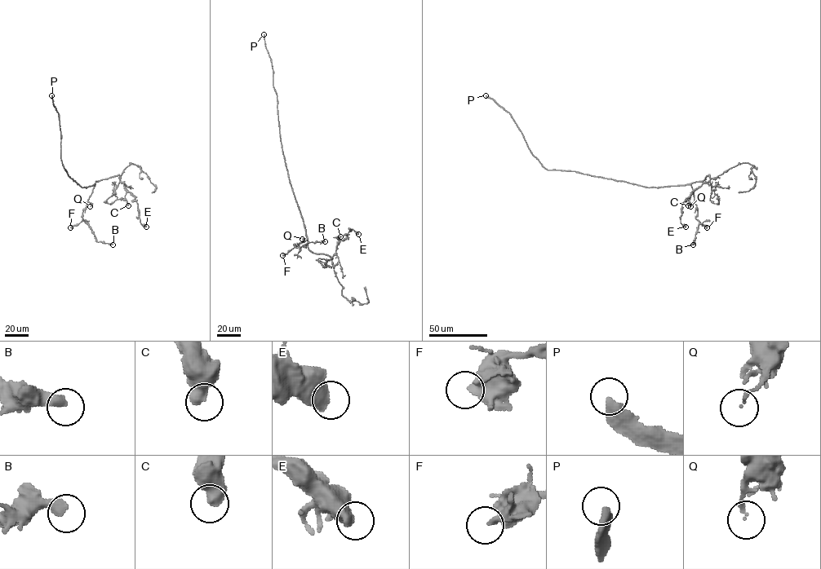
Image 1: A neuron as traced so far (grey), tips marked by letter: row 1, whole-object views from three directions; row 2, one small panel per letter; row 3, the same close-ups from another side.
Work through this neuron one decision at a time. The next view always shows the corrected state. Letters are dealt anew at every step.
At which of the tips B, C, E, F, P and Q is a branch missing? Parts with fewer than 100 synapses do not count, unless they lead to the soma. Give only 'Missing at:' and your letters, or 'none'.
Missing at: P

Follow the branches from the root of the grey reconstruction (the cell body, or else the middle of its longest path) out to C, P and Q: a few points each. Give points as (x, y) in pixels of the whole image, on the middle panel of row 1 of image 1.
C: (292, 187), (308, 249), (332, 258), (339, 240), (337, 238), (340, 236)
P: (292, 187), (282, 149), (272, 64), (264, 34)
Q: (292, 187), (307, 240), (299, 242), (302, 239)

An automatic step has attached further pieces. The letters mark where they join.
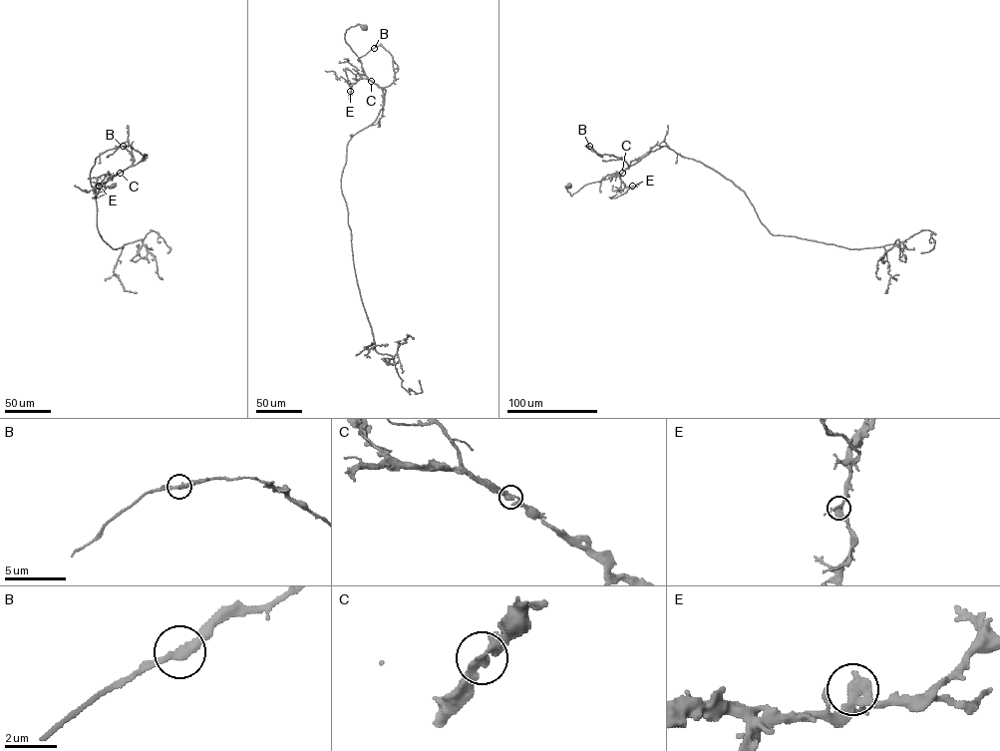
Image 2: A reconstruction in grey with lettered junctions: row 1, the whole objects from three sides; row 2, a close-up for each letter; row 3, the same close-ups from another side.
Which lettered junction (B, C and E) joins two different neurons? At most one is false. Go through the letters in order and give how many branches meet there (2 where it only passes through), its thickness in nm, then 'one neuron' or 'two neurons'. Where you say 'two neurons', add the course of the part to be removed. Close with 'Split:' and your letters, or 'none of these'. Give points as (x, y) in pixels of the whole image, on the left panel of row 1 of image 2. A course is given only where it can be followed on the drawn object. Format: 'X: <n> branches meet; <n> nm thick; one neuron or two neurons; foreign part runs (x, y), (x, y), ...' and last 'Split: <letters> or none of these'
B: 2 branches meet; 280 nm thick; one neuron
C: 2 branches meet; 300 nm thick; one neuron
E: 2 branches meet; 300 nm thick; one neuron
Split: none of these

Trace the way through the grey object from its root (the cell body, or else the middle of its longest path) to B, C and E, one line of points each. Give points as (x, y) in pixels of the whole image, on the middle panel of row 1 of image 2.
B: (363, 27), (347, 29), (345, 41), (367, 78), (389, 86), (398, 67), (380, 45), (374, 48)
C: (363, 27), (359, 24), (350, 27), (344, 39), (371, 81)
E: (363, 27), (359, 24), (350, 27), (345, 34), (345, 41), (358, 57), (367, 78), (354, 83), (350, 91)

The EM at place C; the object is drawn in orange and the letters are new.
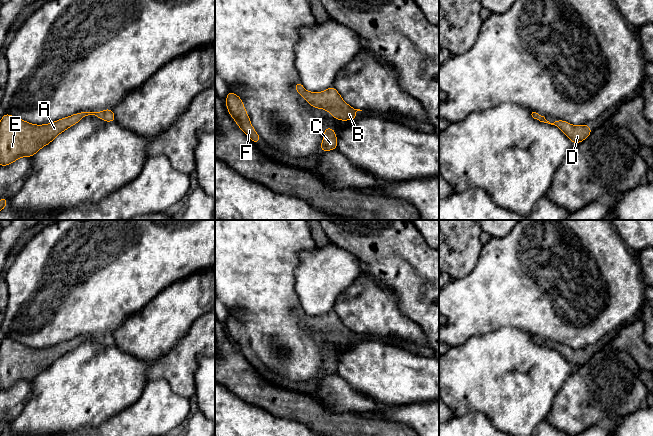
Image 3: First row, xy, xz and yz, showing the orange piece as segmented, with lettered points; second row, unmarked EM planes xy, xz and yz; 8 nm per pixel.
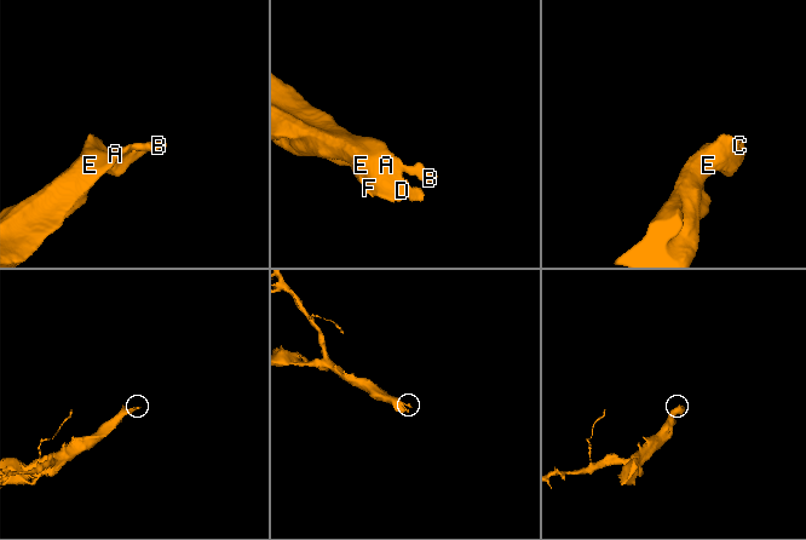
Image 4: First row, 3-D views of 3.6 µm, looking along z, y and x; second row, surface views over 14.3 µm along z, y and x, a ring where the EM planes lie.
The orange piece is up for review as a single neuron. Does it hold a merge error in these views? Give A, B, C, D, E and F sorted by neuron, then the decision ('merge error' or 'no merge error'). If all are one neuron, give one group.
A B C D E F; no merge error

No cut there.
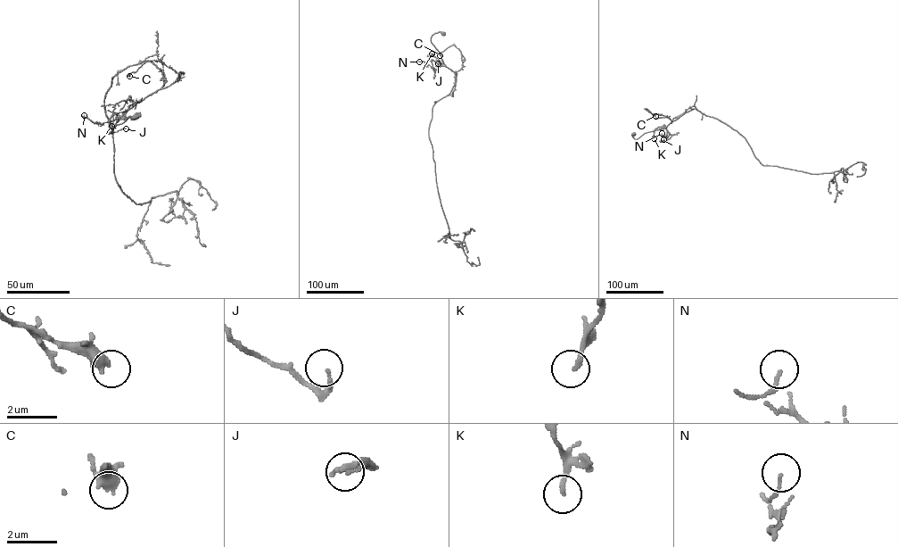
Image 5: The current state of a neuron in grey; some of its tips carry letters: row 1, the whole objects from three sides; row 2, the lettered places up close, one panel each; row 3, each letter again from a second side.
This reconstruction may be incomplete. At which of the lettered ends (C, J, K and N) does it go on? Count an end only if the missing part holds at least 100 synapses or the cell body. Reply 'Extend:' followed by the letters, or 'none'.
Extend: none

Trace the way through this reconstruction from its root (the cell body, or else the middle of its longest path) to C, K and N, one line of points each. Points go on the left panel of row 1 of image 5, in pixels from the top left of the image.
C: (135, 116), (112, 129), (109, 126), (112, 115), (169, 86), (184, 72), (152, 60), (129, 76)
K: (135, 116), (111, 129), (109, 120), (112, 115), (127, 110), (141, 101), (121, 101), (114, 105), (111, 126)
N: (135, 116), (112, 129), (109, 126), (112, 115), (141, 101), (134, 102), (118, 119), (101, 124), (84, 115)

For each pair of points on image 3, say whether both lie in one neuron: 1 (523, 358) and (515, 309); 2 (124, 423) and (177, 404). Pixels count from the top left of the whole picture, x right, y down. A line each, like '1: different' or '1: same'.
1: different
2: same

